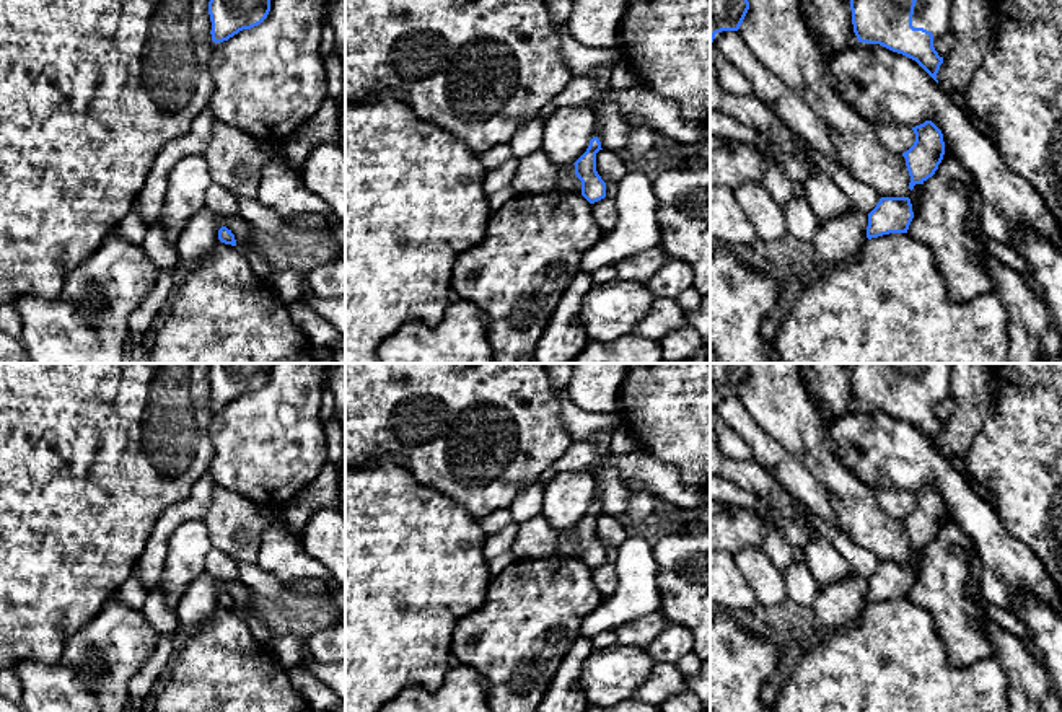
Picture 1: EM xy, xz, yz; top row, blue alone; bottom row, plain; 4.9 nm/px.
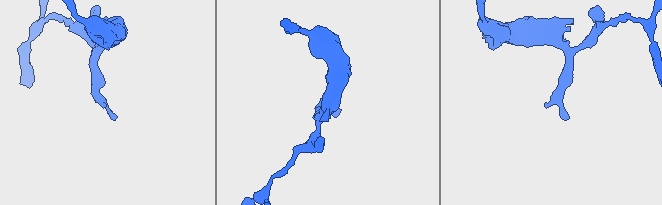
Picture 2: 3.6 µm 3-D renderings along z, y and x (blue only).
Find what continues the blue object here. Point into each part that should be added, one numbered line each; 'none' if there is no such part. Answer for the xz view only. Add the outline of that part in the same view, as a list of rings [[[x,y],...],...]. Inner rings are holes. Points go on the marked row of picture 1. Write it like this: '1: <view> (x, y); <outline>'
none

